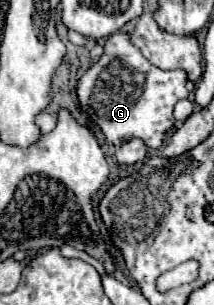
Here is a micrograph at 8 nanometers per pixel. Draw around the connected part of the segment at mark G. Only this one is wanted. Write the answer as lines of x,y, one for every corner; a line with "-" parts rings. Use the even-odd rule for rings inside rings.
113,33
105,41
105,53
93,63
77,83
77,101
89,113
89,119
99,125
107,141
115,147
139,137
147,147
161,147
165,133
175,125
173,107
179,99
189,97
185,87
187,73
163,71
151,65
141,51
129,41
127,33

